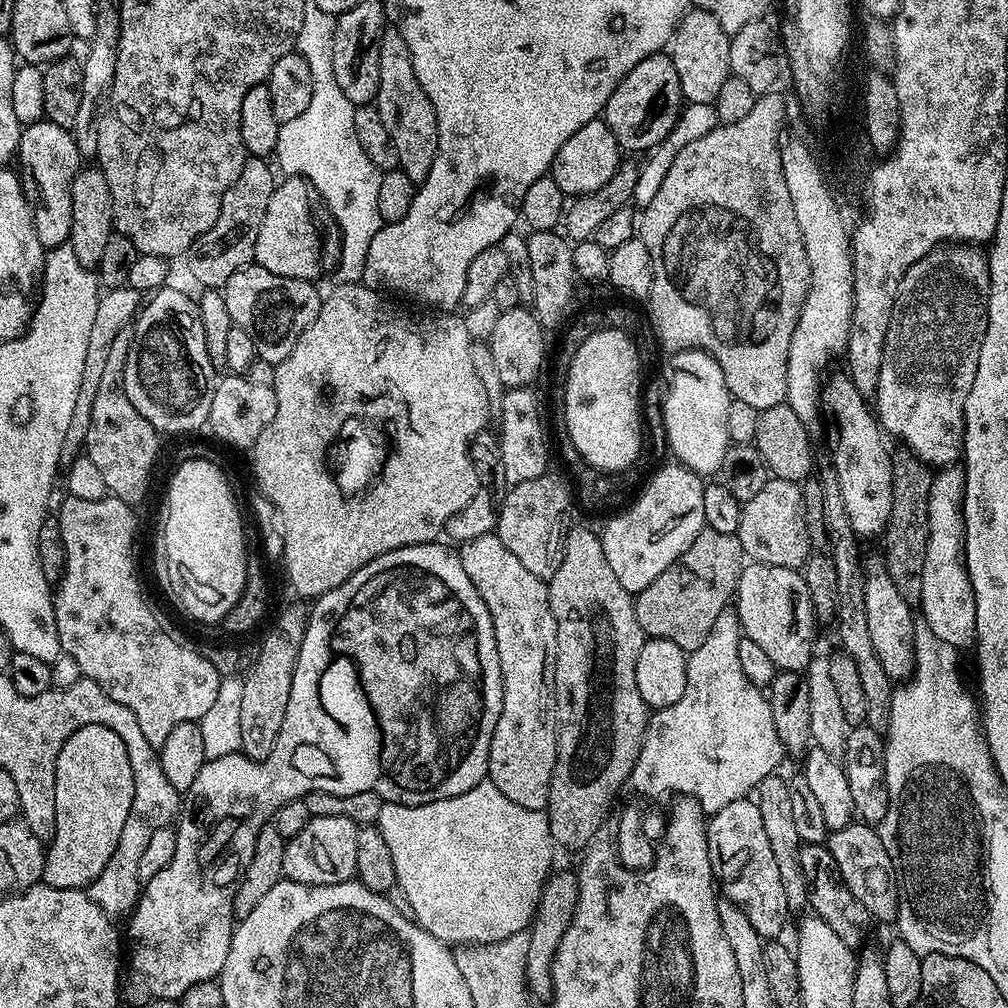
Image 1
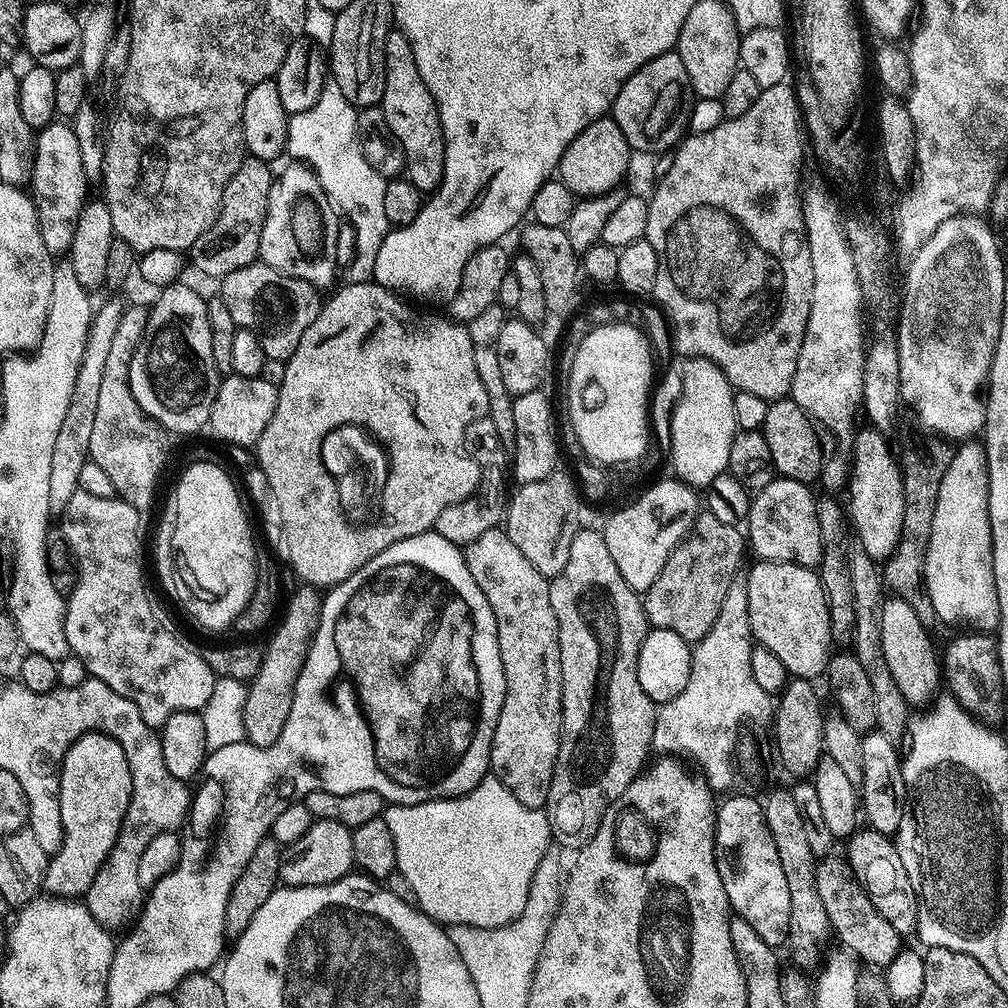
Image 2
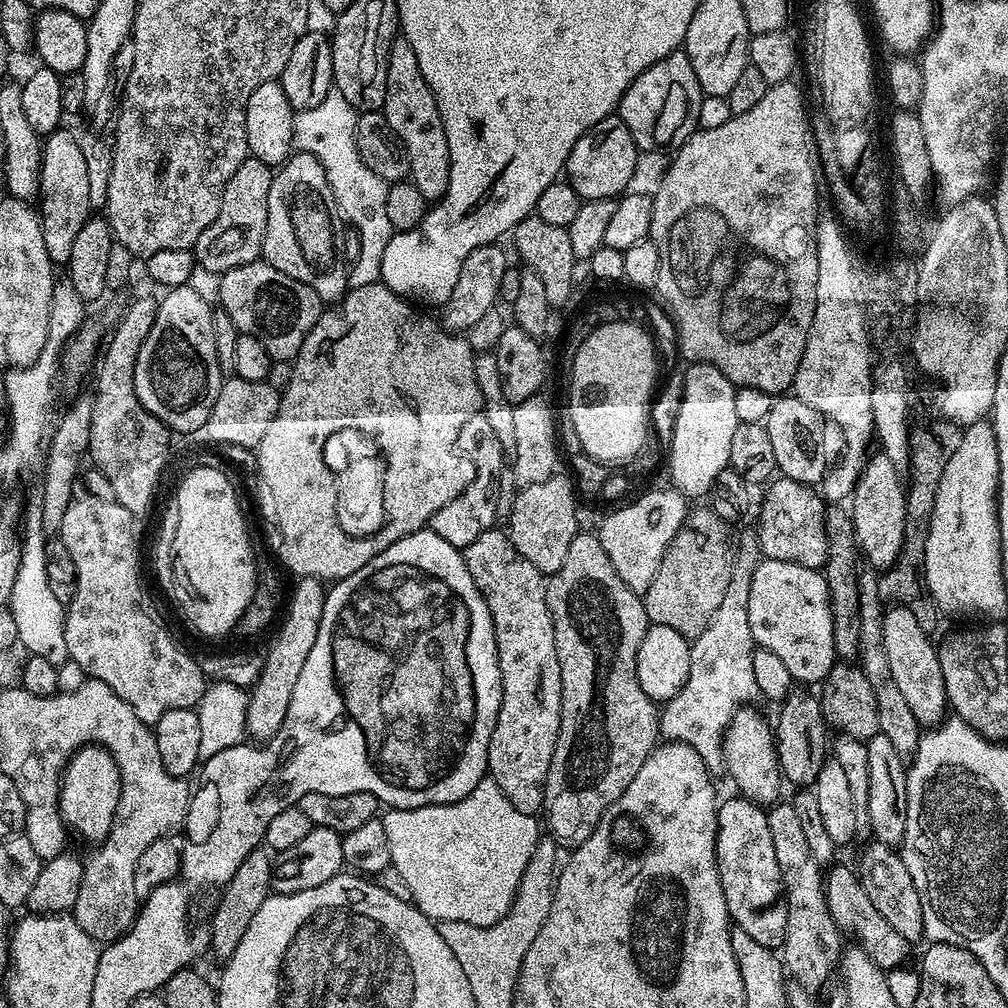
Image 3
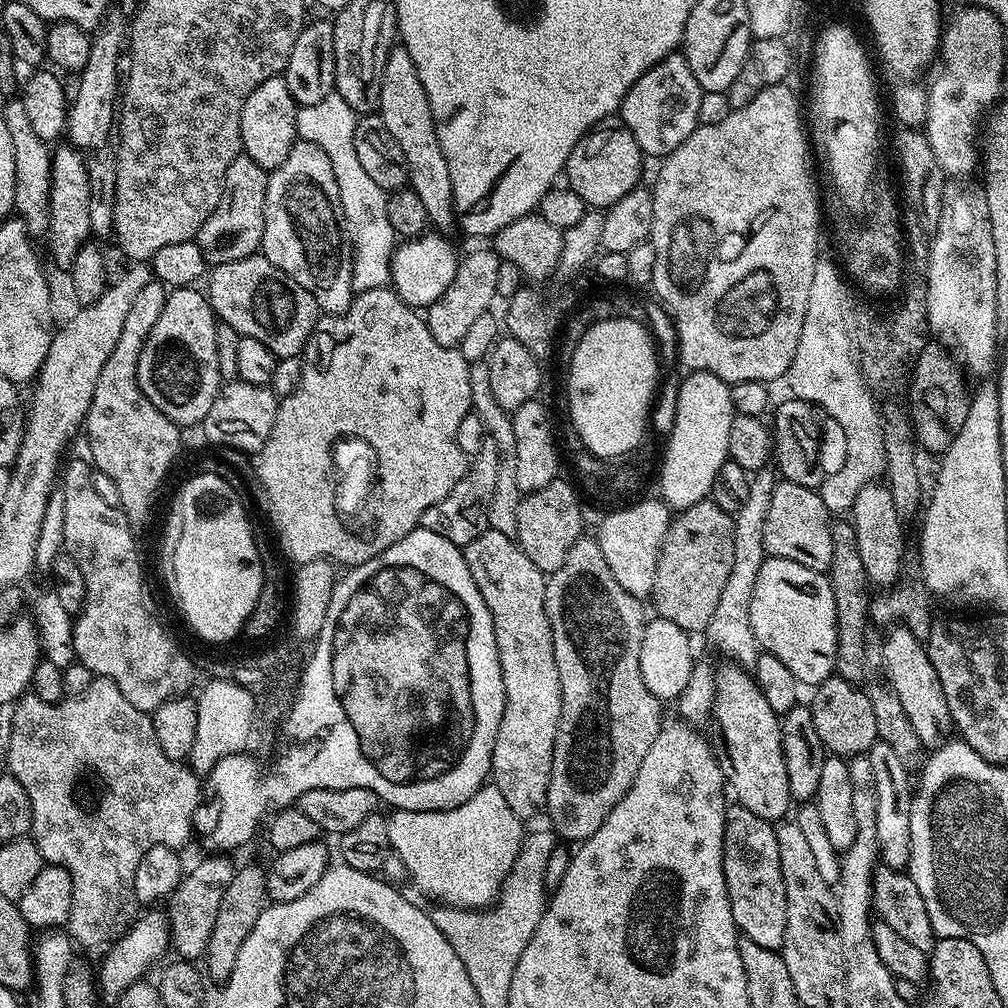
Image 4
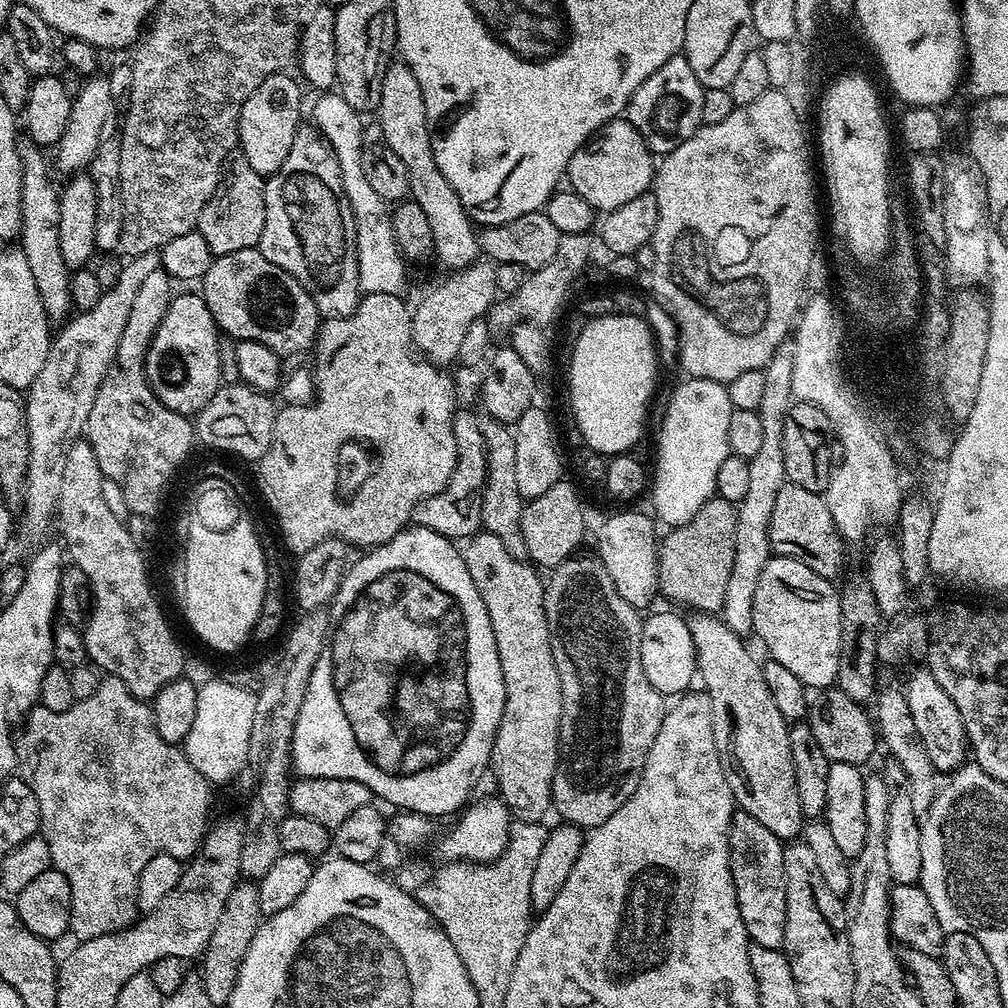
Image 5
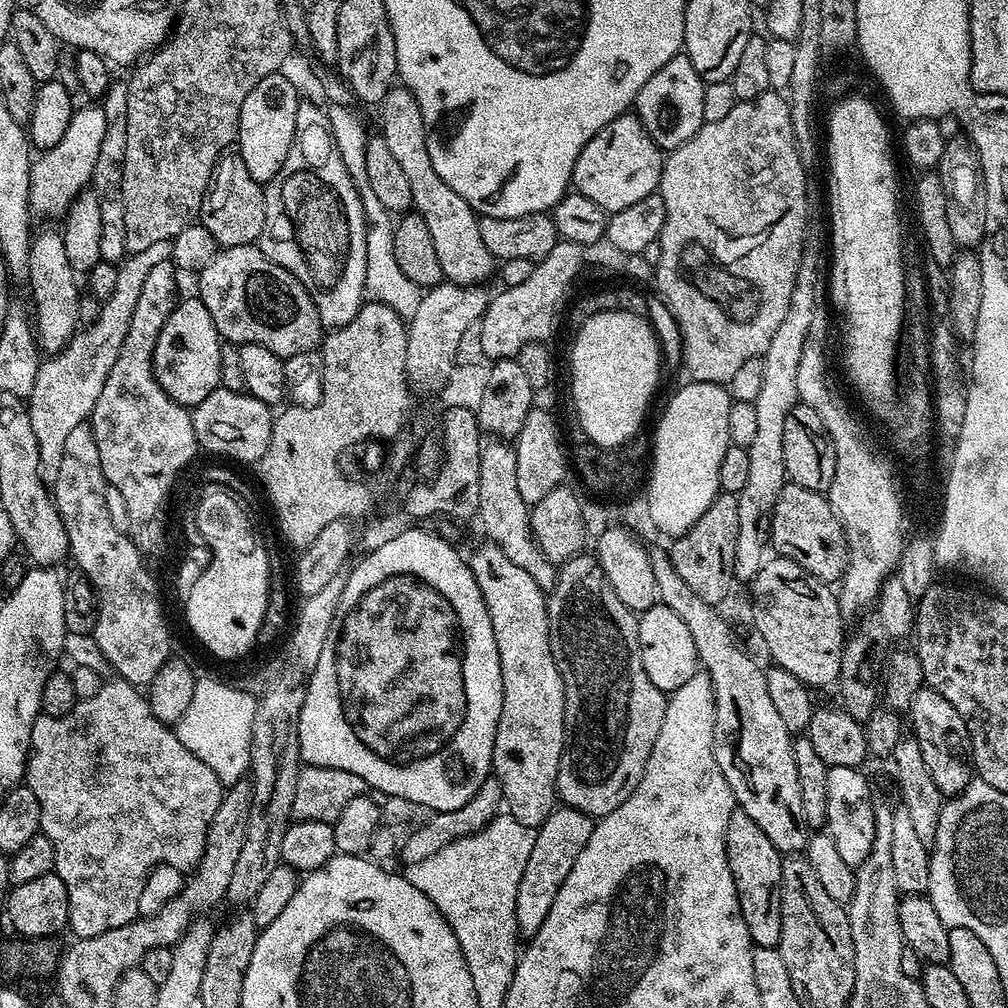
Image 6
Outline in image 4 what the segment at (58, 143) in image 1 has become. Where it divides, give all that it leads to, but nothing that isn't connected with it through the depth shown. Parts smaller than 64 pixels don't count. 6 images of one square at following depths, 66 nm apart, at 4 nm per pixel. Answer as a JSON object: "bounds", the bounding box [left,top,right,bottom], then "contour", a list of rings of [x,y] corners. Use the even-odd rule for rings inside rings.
{"bounds":[46,146,90,270],"contour":[[[65,146],[52,153],[52,181],[50,182],[50,226],[46,233],[48,252],[62,270],[68,270],[82,250],[89,243],[90,230],[90,178],[88,161],[81,149]]]}

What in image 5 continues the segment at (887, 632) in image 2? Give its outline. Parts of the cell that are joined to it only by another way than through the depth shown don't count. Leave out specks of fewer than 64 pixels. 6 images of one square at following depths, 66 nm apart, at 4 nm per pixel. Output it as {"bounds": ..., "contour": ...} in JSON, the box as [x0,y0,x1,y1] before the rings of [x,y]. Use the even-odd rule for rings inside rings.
{"bounds":[903,666,970,774],"contour":[[[926,666],[911,669],[908,681],[903,681],[904,697],[910,706],[910,714],[914,718],[914,727],[926,746],[926,754],[930,754],[930,762],[937,773],[951,774],[965,763],[970,756],[968,735],[962,726],[962,714],[958,714],[958,706],[954,706],[950,694],[938,686],[938,678]]]}

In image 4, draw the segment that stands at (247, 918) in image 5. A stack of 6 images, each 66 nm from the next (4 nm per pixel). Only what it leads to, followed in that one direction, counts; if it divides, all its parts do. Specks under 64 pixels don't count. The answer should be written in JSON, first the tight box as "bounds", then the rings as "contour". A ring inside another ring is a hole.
{"bounds":[202,864,269,982],"contour":[[[248,864],[245,868],[237,867],[234,878],[230,878],[230,886],[226,886],[226,894],[222,894],[222,906],[218,906],[218,918],[214,918],[214,930],[210,930],[210,942],[203,954],[202,964],[209,981],[227,982],[230,974],[234,974],[234,962],[238,962],[242,942],[250,938],[250,930],[254,930],[254,922],[258,922],[258,918],[269,903],[266,890],[267,877],[268,873],[263,867]]]}

